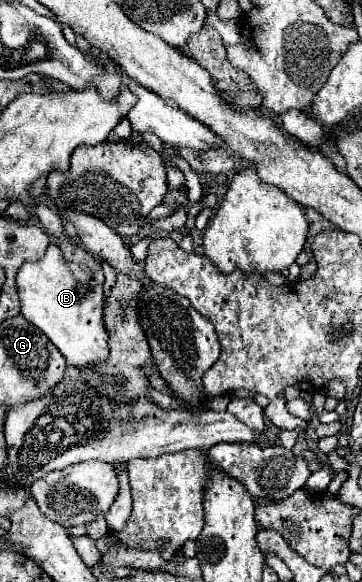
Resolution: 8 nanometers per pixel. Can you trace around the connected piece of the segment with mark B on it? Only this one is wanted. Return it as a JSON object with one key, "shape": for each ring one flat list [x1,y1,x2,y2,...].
{"shape":[[49,245,43,259,21,265,17,289,21,315,51,339,67,365,81,369,109,359,109,333,103,323,103,287,81,271,79,265,67,263,59,247]]}

